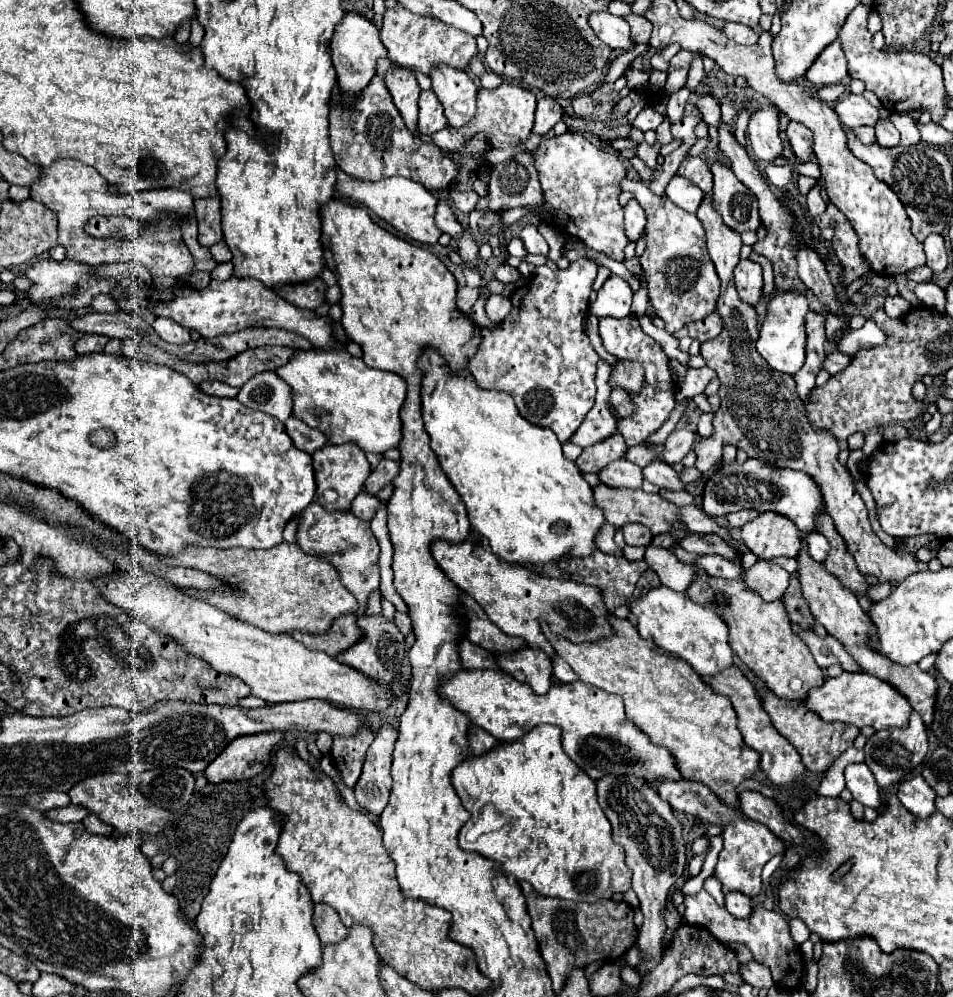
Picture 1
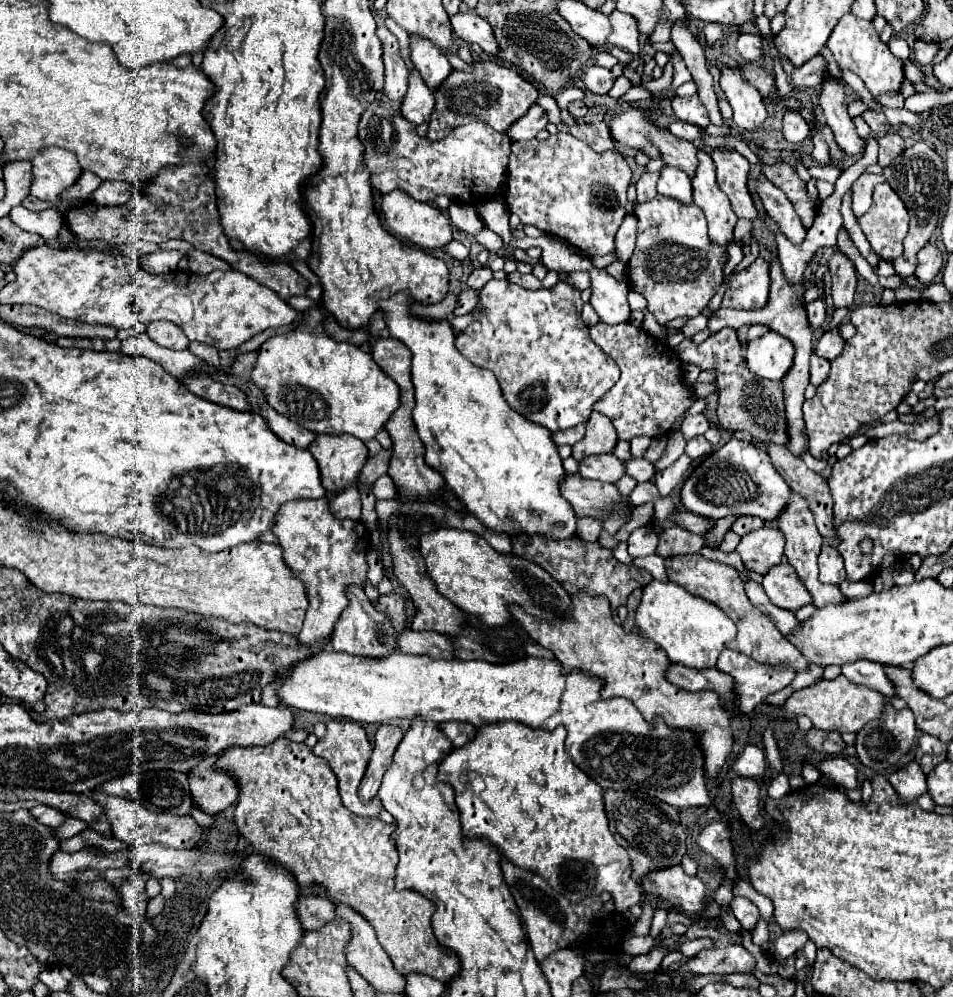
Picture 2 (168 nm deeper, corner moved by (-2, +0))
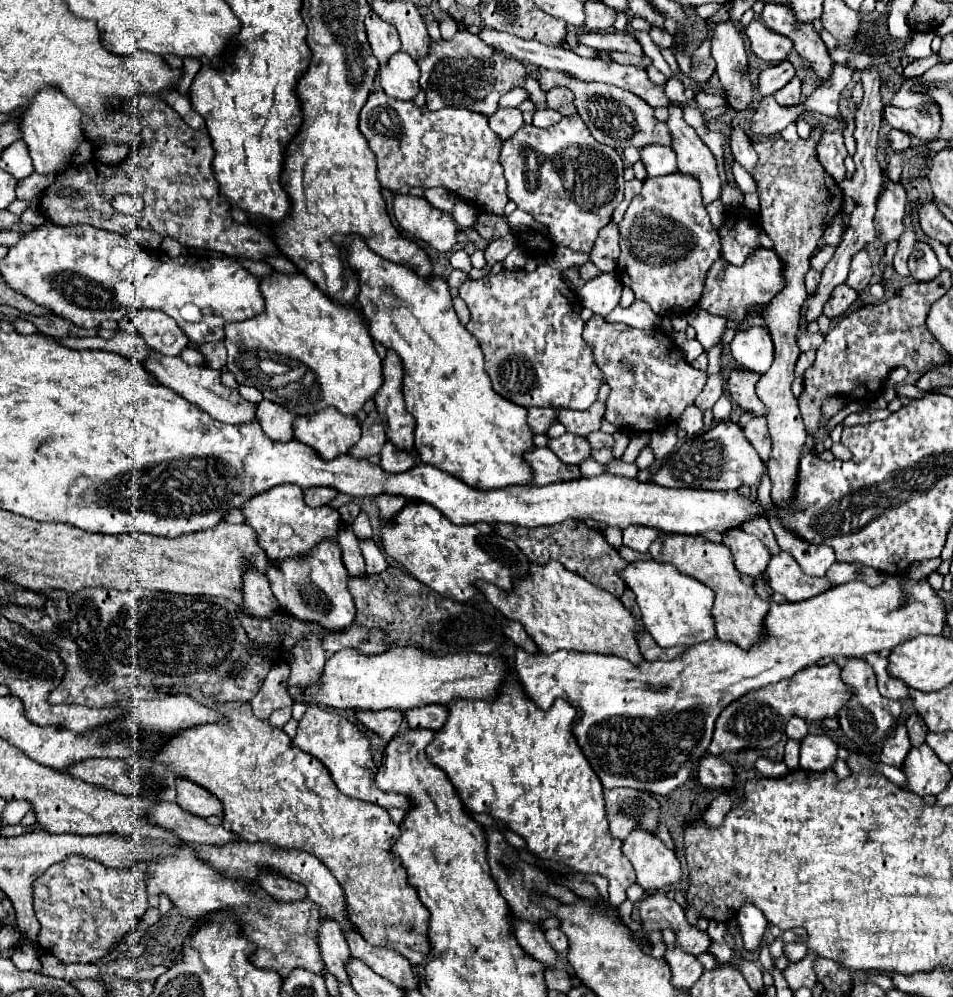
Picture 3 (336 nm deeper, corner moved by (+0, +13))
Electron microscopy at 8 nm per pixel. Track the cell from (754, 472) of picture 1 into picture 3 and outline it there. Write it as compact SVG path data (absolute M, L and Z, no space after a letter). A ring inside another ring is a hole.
M721 421L707 433L687 439L677 445L677 449L661 463L659 471L649 475L649 481L661 487L677 489L715 489L729 491L741 485L755 485L761 481L765 463L759 459L753 445L743 435L743 429L731 421Z

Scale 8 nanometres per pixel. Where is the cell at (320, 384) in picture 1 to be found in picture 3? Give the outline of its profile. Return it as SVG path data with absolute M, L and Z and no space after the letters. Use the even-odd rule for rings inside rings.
M273 271L271 275L265 275L259 279L259 289L261 289L261 295L265 299L265 309L263 313L259 313L257 317L253 319L247 319L247 321L239 321L239 323L229 323L225 325L225 337L223 337L223 343L227 347L227 369L235 375L237 383L239 385L249 385L249 387L255 387L263 393L263 397L267 401L273 401L277 405L283 405L285 409L289 409L293 415L307 415L307 413L315 413L315 411L321 411L325 407L335 407L339 409L341 413L345 415L355 415L359 409L363 409L365 401L371 399L377 389L381 387L383 383L383 365L381 365L381 359L373 347L373 339L369 335L369 329L367 325L363 323L363 317L361 313L355 309L355 305L337 305L335 301L329 301L329 297L325 297L325 293L321 293L321 289L317 289L317 285L313 285L313 281L309 281L303 273L279 273L279 271Z

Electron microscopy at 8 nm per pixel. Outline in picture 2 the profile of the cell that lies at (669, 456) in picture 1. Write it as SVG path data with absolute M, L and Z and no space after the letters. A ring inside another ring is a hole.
M703 414L689 416L689 418L685 418L683 424L681 424L681 434L683 434L685 440L703 436L707 430L709 430L709 420L707 420Z

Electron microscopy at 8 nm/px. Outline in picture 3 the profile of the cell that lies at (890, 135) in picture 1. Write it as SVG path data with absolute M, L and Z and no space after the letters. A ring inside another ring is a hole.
M891 129L887 137L889 137L889 143L891 143L891 147L893 147L895 151L905 151L905 149L911 147L911 137L909 137L907 133L903 133L903 131Z

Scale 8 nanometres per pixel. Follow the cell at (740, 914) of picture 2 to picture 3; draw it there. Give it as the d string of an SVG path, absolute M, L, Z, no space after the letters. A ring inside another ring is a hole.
M745 903L739 913L737 913L737 923L739 923L739 933L743 939L743 949L747 953L753 953L761 947L763 943L763 933L767 929L767 921L763 913L759 913L753 905Z

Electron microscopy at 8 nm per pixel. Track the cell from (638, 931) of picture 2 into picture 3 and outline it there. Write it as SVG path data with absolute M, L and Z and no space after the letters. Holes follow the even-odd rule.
M633 829L633 833L623 839L621 851L635 867L637 883L645 891L657 891L667 885L675 885L683 877L677 855L645 829Z

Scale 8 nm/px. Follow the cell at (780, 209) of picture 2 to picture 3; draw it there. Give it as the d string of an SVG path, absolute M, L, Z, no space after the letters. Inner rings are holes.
M733 127L729 137L731 137L731 151L733 151L735 159L737 159L747 171L751 171L751 169L755 167L755 163L757 163L757 153L755 153L755 149L751 147L749 137L747 137L745 131L739 129L739 127Z

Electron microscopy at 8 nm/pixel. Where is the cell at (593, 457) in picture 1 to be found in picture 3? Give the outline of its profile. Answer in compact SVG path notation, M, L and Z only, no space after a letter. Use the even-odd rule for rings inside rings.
M603 383L599 393L597 393L597 401L589 409L585 409L585 411L559 409L559 415L557 415L559 423L563 423L569 433L575 433L581 437L585 437L591 431L597 431L601 427L601 421L603 421L607 395L609 395L609 387Z

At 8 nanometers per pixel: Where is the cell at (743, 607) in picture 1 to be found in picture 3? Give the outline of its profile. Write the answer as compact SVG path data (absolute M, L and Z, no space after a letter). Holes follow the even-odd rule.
M659 533L659 537L651 543L649 553L659 563L671 563L681 573L695 577L715 593L713 603L713 619L715 619L715 631L717 639L735 643L743 649L749 649L753 643L757 643L763 637L761 623L769 611L769 603L757 595L757 591L749 585L743 585L735 565L731 551L725 545L715 545L707 541L705 537L685 537L685 535L669 535Z

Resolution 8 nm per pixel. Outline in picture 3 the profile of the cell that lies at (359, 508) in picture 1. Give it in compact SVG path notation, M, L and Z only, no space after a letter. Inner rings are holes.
M331 487L305 489L305 503L307 503L309 507L321 507L321 505L327 505L335 495L337 495L337 491L331 489Z

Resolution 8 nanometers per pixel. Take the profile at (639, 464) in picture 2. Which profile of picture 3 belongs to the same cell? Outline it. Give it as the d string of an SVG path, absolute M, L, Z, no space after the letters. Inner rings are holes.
M601 431L597 433L589 433L587 435L587 441L593 449L603 449L603 447L613 447L613 437L611 435L605 435Z

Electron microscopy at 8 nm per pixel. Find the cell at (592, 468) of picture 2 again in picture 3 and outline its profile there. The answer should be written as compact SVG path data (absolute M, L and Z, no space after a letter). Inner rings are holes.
M565 433L557 439L549 439L547 447L559 457L561 463L567 463L567 465L579 465L583 459L589 457L589 451L591 451L587 439L573 433Z

